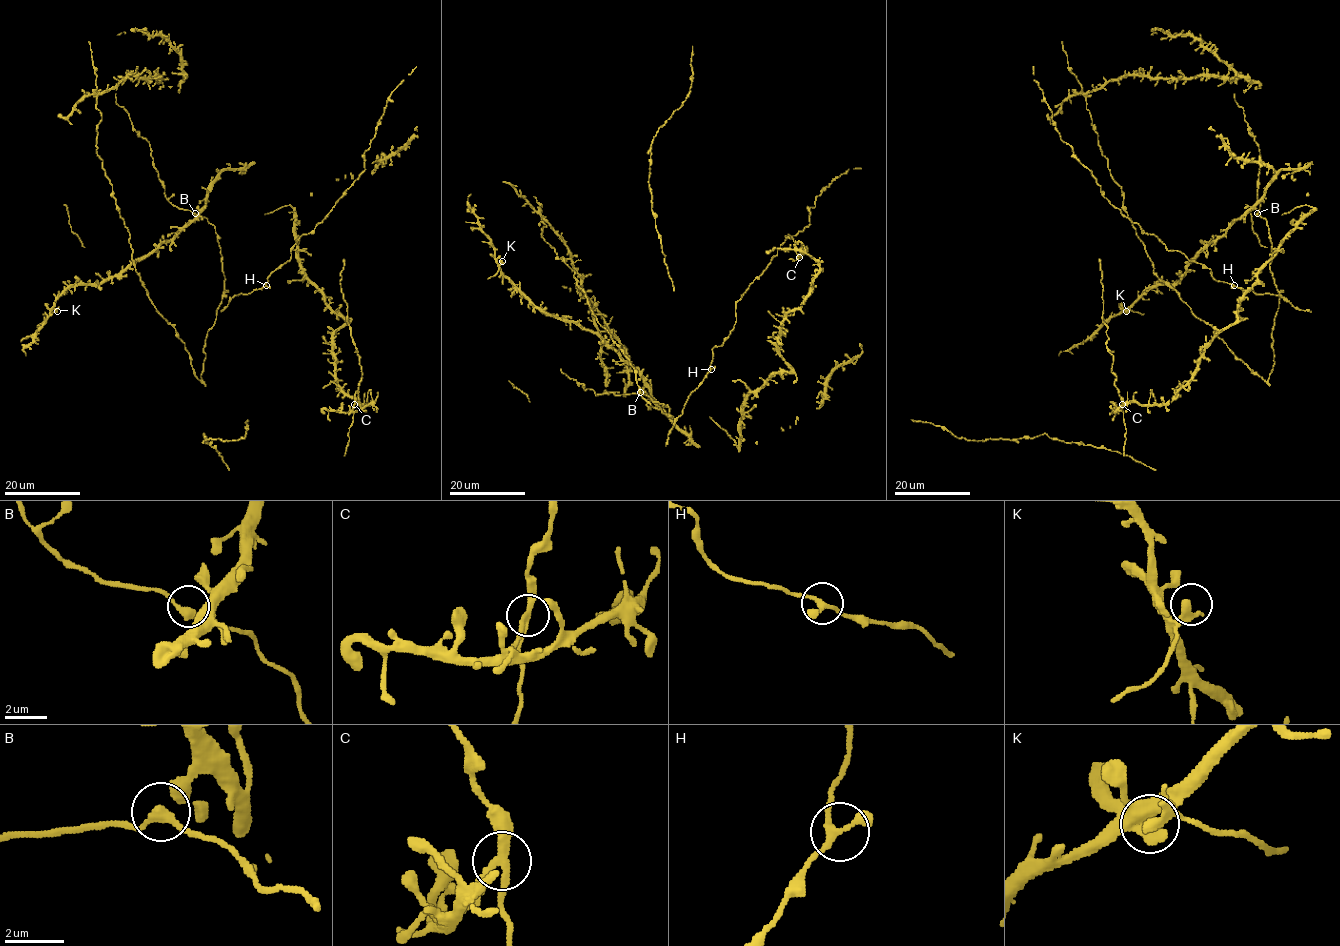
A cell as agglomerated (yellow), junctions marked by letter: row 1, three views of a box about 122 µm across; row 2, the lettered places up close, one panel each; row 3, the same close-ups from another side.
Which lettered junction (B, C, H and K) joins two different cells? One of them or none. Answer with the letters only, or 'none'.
C

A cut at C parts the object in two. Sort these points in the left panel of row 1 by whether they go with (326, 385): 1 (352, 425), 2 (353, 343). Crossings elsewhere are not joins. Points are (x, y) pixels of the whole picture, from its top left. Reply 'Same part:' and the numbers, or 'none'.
Same part: none

